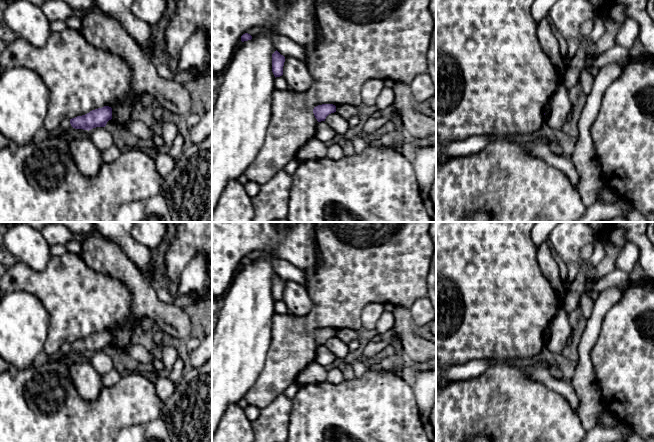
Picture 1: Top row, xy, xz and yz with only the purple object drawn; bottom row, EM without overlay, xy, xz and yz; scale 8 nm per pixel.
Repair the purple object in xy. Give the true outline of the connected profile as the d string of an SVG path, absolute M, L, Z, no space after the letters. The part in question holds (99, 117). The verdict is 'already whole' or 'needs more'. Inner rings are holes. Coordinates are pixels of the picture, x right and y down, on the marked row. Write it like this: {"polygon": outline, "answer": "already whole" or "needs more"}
{"polygon": "M104 106L89 113L70 119L70 124L75 129L91 130L96 127L105 127L112 119L112 108Z", "answer": "already whole"}

